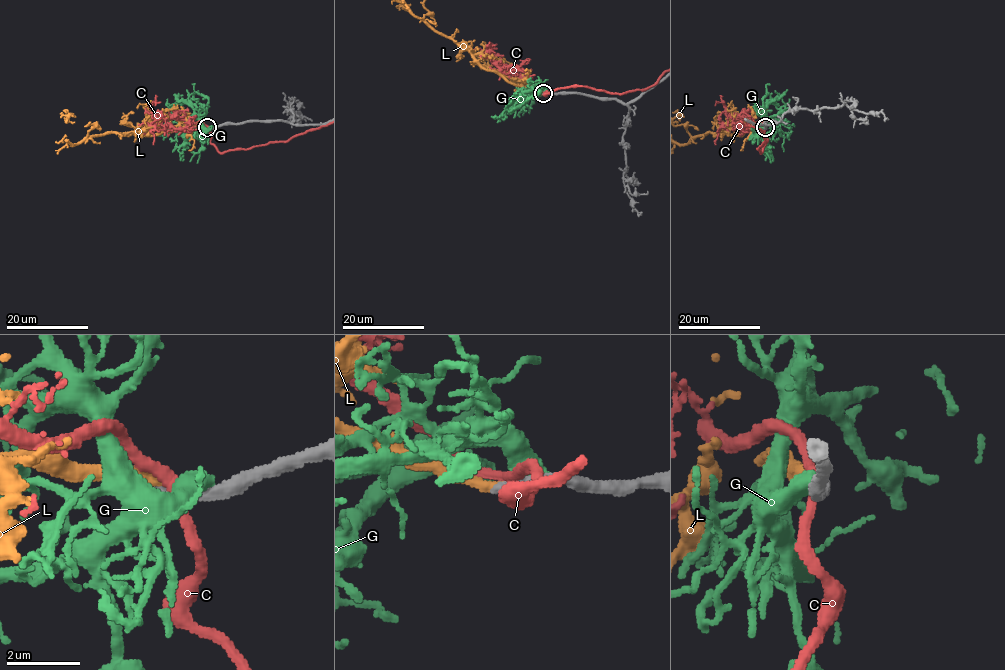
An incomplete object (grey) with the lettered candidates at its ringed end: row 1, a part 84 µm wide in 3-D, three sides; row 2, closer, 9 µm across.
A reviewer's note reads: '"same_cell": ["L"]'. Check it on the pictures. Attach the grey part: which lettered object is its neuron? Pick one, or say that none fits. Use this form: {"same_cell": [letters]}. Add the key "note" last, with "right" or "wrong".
{"same_cell": ["L"], "note": "right"}

